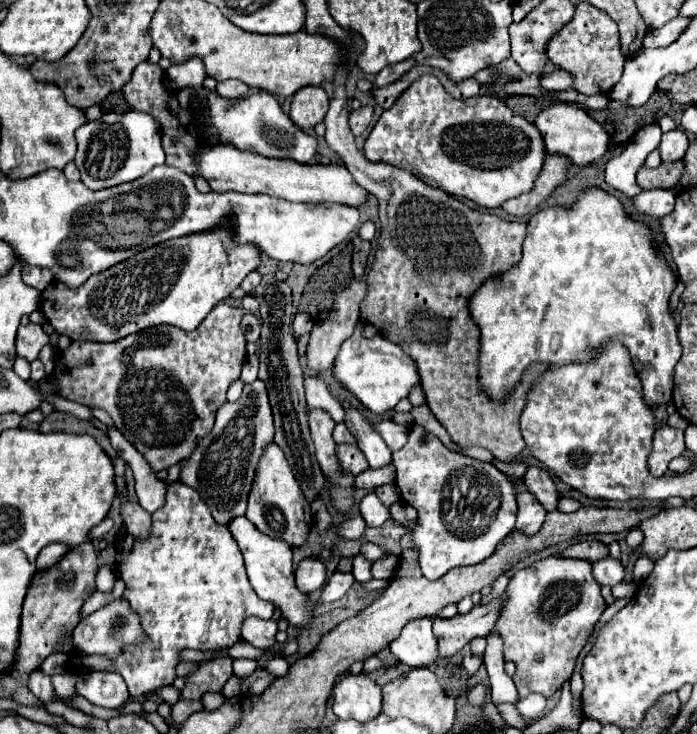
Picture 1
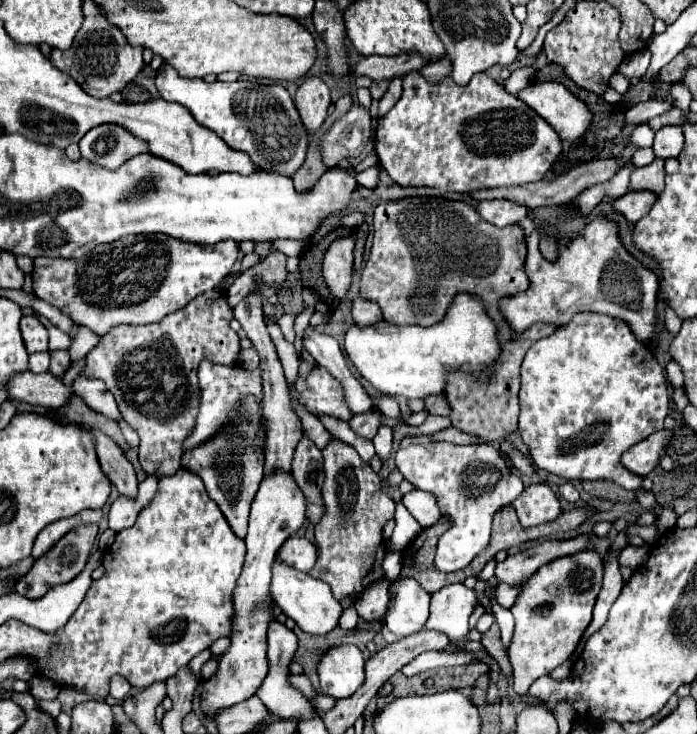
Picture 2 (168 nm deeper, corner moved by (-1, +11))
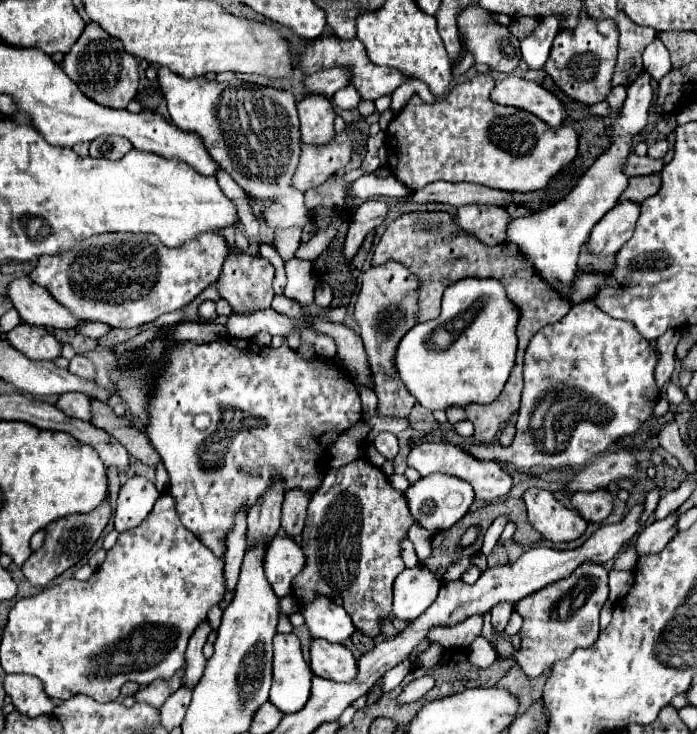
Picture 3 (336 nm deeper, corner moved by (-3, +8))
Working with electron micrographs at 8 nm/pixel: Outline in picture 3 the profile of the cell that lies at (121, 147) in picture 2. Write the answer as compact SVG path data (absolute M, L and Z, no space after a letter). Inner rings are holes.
M98 136L90 144L90 156L92 158L108 158L108 160L120 160L132 150L130 140L120 136Z

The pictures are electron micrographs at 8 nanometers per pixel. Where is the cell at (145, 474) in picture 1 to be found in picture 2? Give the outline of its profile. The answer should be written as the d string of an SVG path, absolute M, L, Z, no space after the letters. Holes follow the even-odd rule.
M78 375L76 381L74 381L74 393L80 395L80 399L90 407L94 409L96 413L102 413L104 417L120 423L120 411L118 411L118 405L112 397L112 393L106 389L106 385L98 379L88 379L88 377L82 377Z

